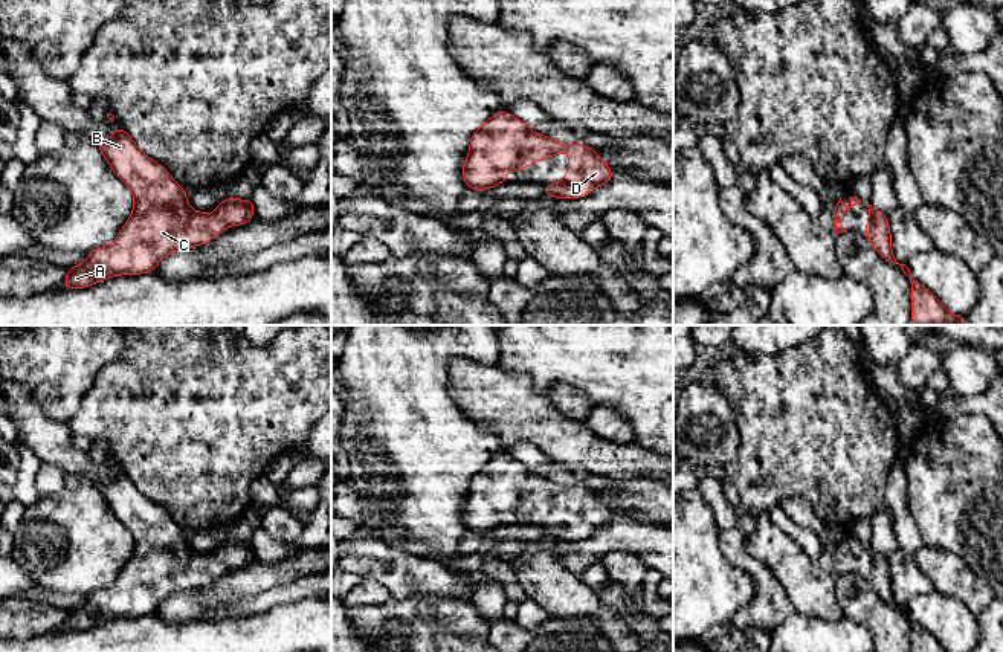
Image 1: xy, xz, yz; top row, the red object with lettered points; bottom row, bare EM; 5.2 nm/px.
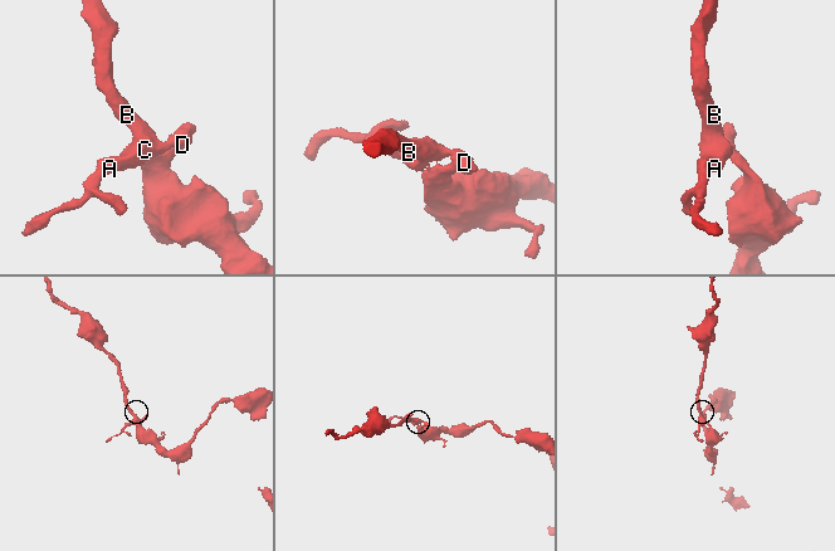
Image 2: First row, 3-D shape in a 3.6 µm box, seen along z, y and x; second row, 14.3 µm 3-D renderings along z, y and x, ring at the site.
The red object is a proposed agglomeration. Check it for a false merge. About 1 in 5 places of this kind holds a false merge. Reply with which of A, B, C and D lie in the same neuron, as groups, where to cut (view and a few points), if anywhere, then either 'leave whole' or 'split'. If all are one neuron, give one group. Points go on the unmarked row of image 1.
A B C D; no cut; leave whole

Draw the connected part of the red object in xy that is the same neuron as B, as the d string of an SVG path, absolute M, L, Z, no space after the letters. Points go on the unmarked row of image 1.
M122 469L95 487L131 533L134 548L111 586L90 592L82 606L67 611L61 626L66 631L85 631L118 617L154 614L166 597L206 586L226 568L243 568L253 559L252 541L223 539L214 556L194 553L188 534L160 505L142 495Z

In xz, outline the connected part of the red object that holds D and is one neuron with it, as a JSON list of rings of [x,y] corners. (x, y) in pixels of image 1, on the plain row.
[[[501,452],[490,458],[472,478],[463,521],[469,531],[493,531],[510,513],[521,513],[534,504],[569,495],[566,518],[559,525],[545,525],[545,537],[579,541],[608,525],[614,515],[609,507],[583,486],[568,486],[533,475],[530,469]]]

